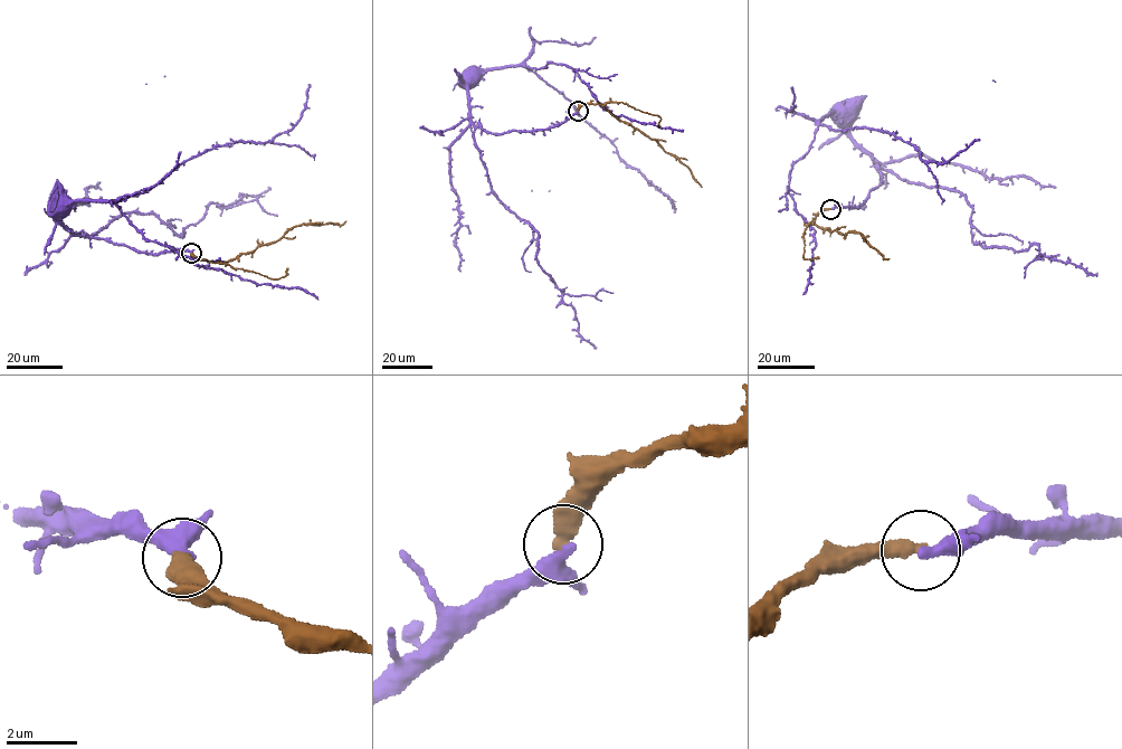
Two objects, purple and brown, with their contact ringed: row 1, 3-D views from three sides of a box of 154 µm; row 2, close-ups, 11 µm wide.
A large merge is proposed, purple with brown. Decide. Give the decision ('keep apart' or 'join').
join

